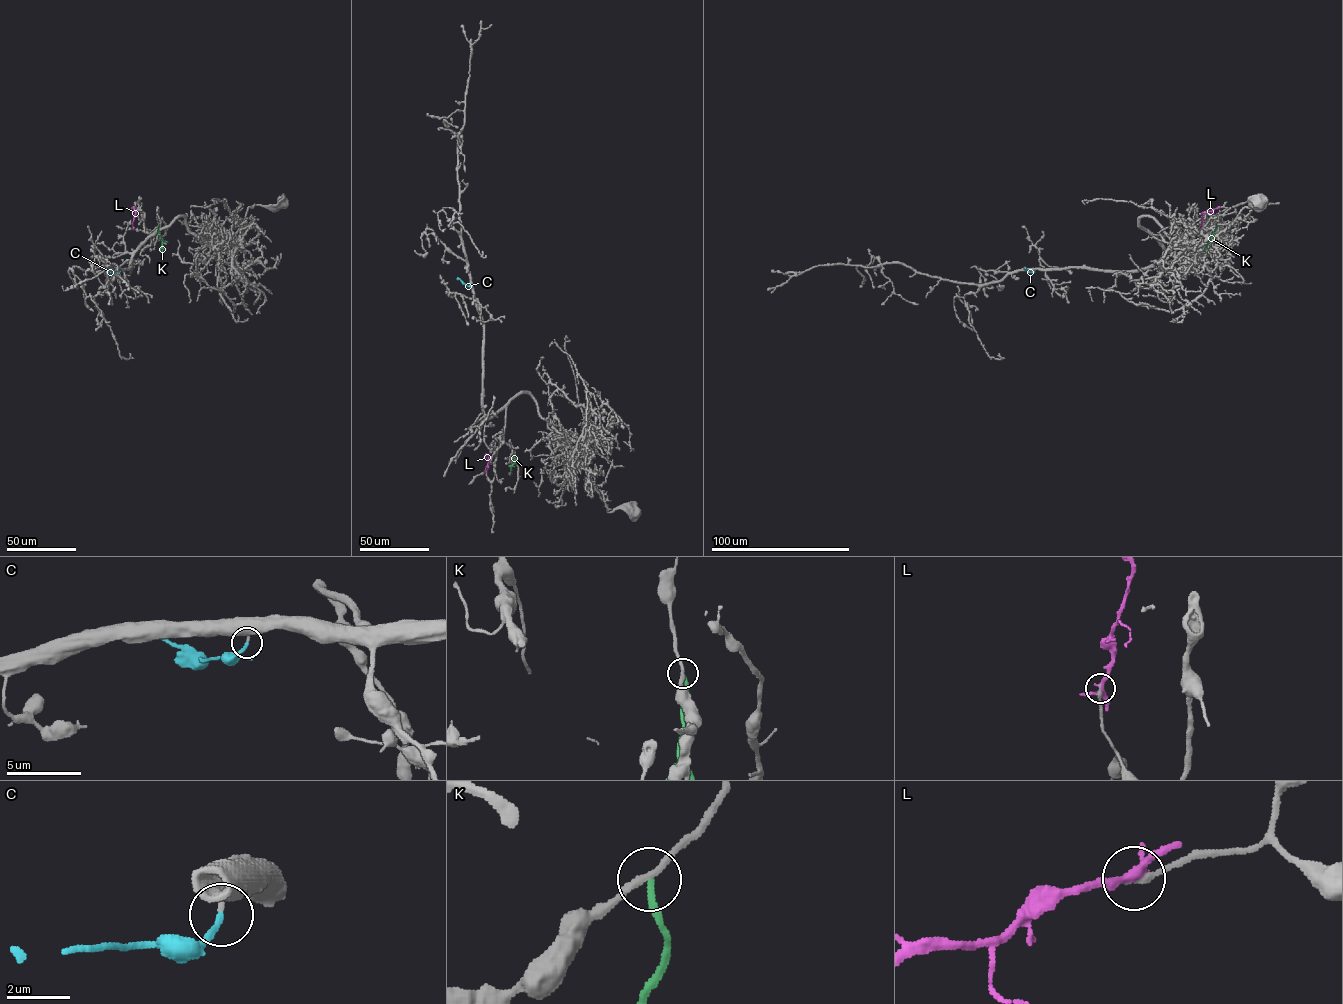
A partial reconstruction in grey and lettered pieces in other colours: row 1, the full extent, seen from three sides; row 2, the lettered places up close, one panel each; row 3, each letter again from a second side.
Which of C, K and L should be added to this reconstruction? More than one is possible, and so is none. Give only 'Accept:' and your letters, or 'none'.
Accept: C

